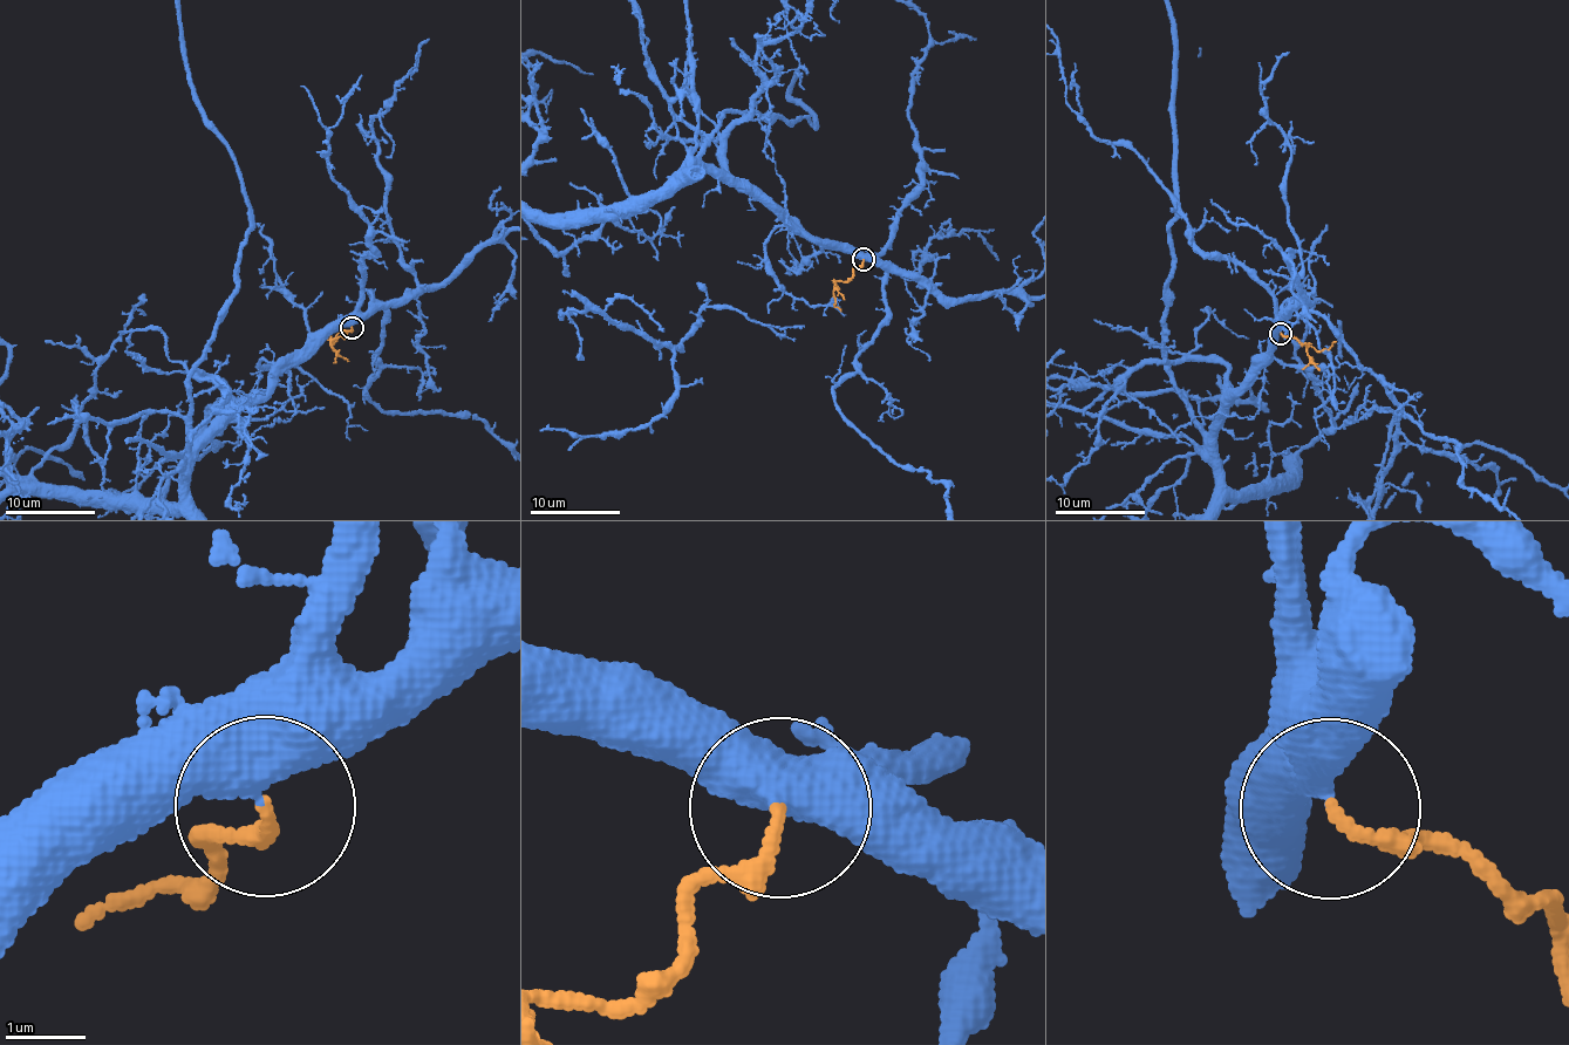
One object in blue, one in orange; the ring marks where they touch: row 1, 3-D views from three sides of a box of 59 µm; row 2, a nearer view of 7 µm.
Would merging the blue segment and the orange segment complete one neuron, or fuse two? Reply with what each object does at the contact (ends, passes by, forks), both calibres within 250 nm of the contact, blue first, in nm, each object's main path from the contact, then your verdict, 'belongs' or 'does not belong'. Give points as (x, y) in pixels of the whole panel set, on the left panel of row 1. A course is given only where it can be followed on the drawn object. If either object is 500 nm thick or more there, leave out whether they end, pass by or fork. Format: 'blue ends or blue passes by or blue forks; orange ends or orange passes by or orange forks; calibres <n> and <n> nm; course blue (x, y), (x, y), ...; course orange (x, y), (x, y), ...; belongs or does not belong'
calibres 600 and 160 nm; course blue (352, 327), (191, 448), (191, 369), (237, 287), (249, 199), (191, 82); course orange (352, 327), (345, 336), (332, 337), (332, 343), (342, 330); belongs

